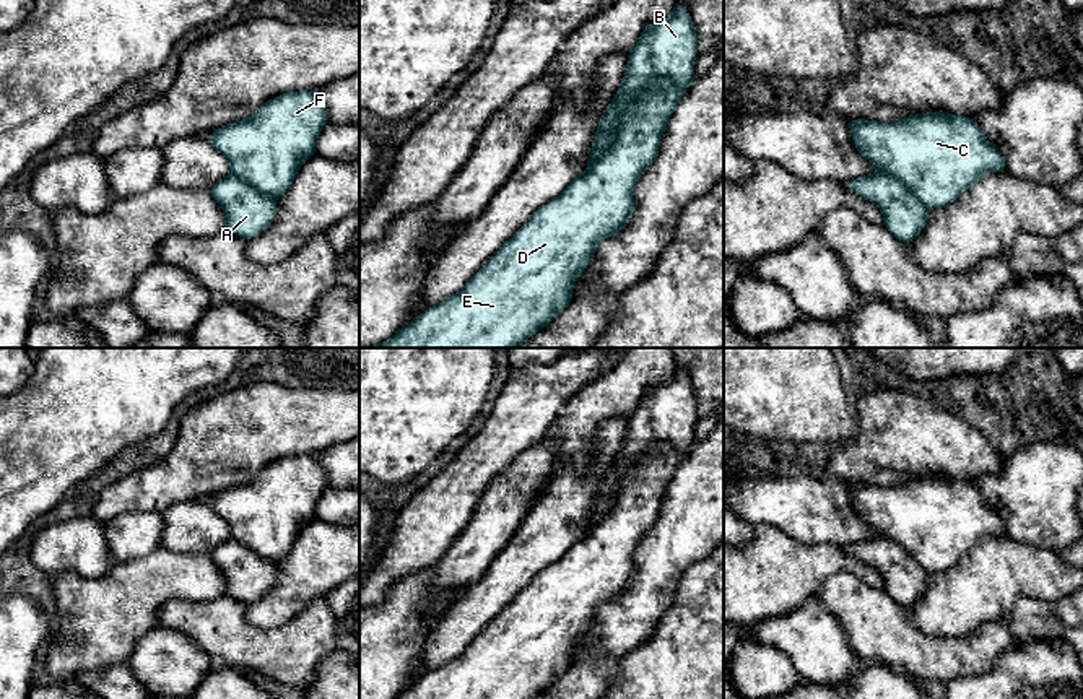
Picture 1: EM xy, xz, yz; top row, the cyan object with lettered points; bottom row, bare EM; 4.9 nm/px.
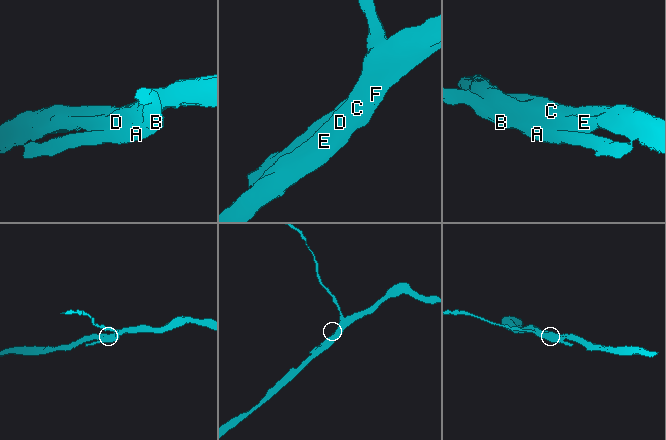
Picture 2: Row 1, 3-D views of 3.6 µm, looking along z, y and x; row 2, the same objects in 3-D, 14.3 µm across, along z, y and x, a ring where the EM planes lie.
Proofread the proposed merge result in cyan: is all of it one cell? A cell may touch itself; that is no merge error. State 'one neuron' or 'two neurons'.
one neuron

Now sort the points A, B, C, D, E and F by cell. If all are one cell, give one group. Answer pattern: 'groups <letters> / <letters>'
groups A B C D E F

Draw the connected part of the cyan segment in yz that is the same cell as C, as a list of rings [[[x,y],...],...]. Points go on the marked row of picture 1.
[[[945,112],[916,114],[896,122],[846,120],[855,150],[880,169],[878,174],[850,179],[846,185],[883,211],[883,226],[901,242],[916,239],[930,208],[951,205],[985,172],[1007,169],[1000,150],[982,133],[972,117]]]

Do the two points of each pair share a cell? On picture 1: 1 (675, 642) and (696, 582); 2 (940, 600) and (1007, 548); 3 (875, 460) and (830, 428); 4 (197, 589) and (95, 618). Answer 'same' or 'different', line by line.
1: same
2: same
3: different
4: same

